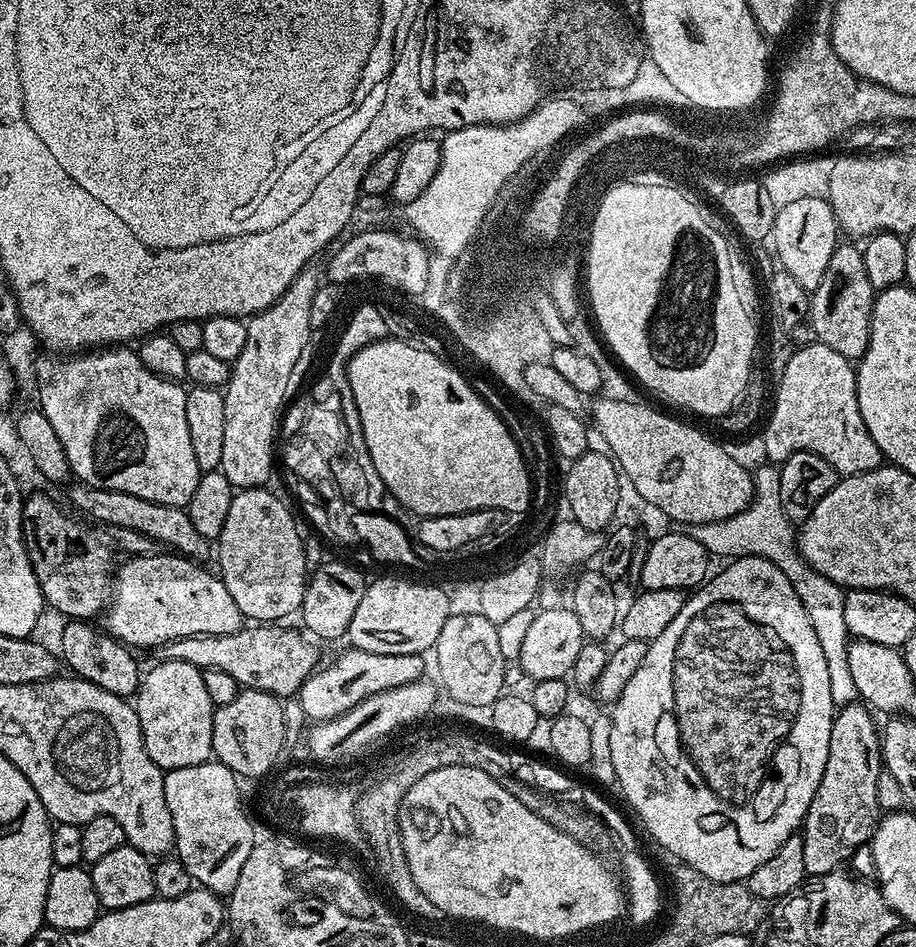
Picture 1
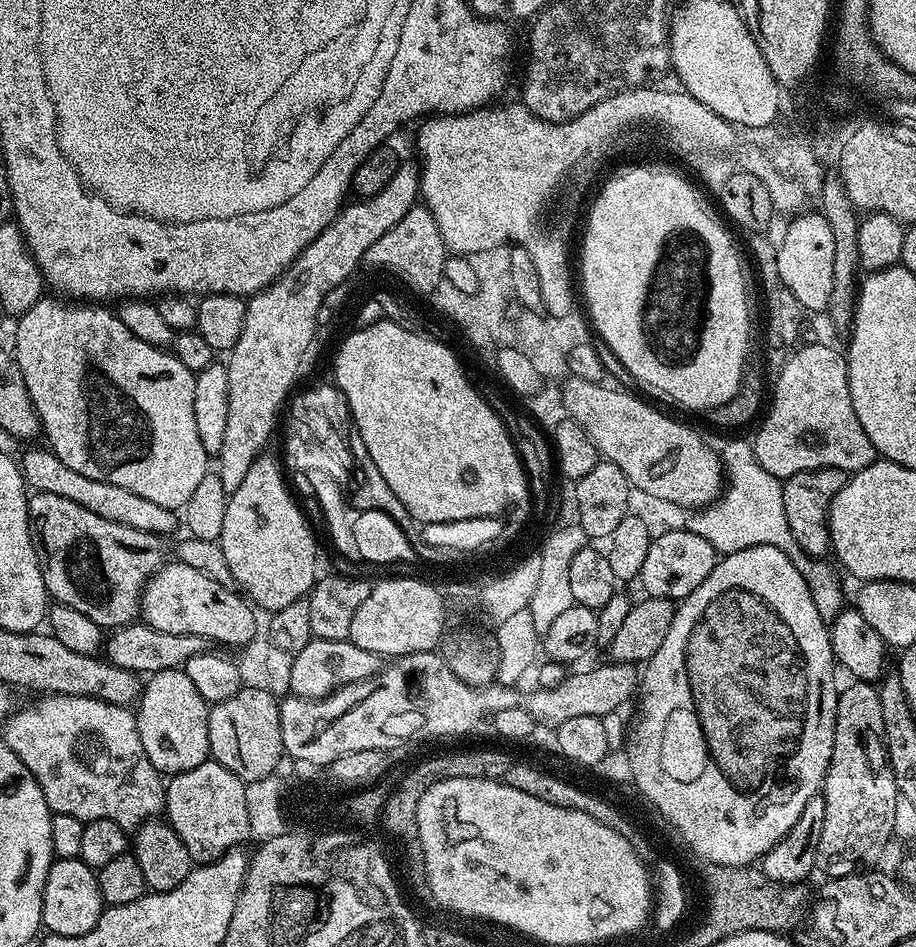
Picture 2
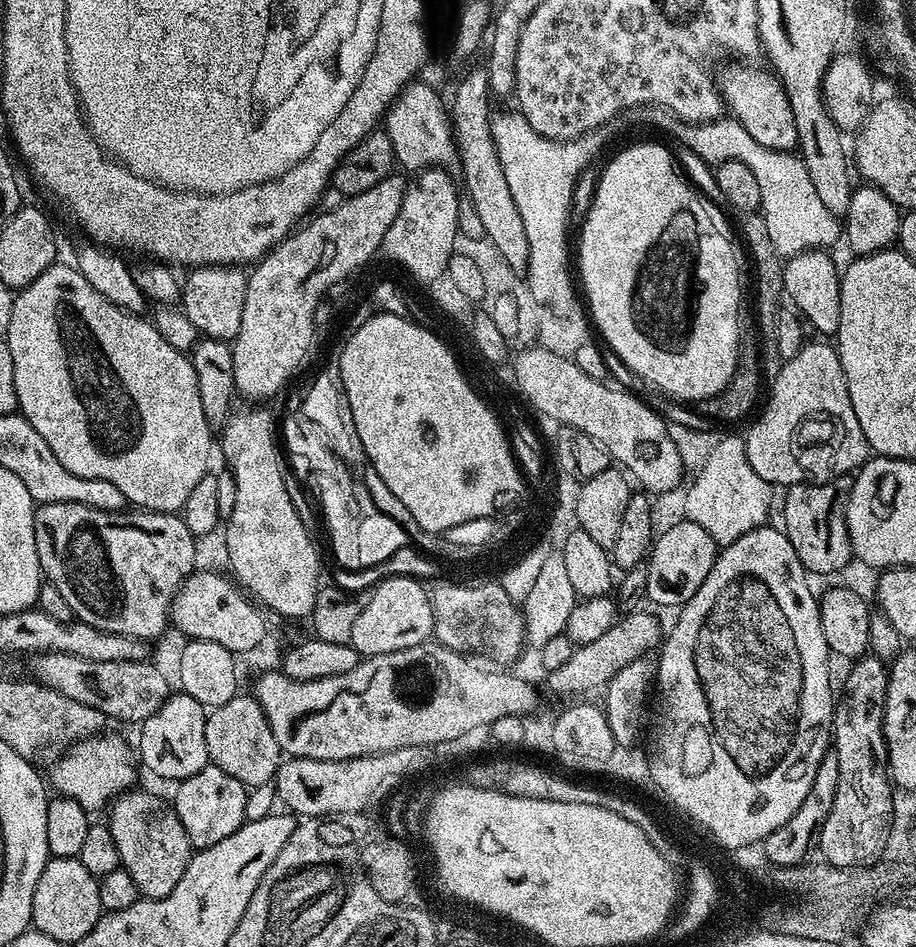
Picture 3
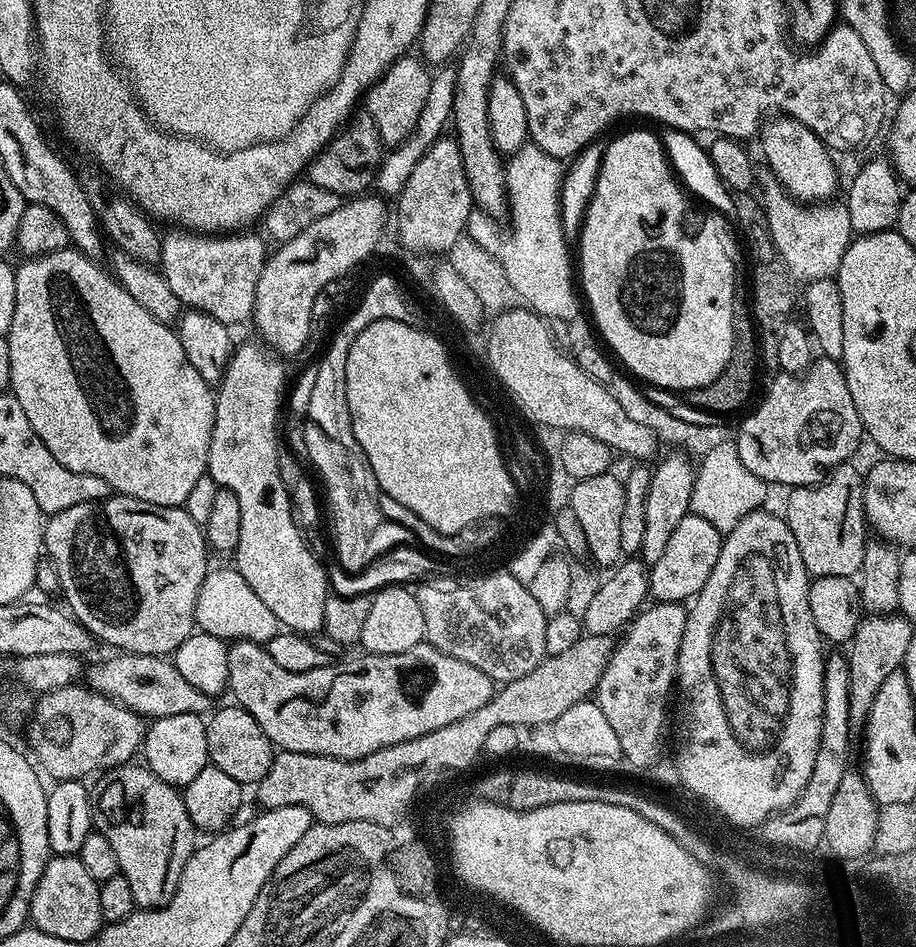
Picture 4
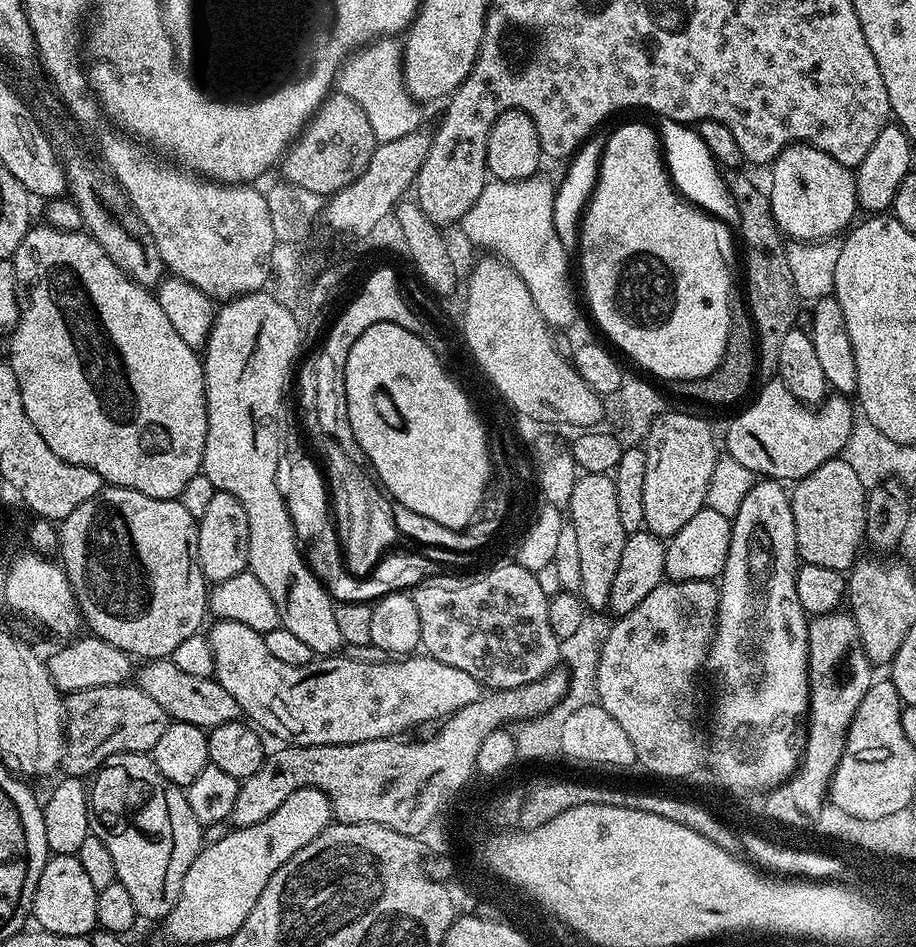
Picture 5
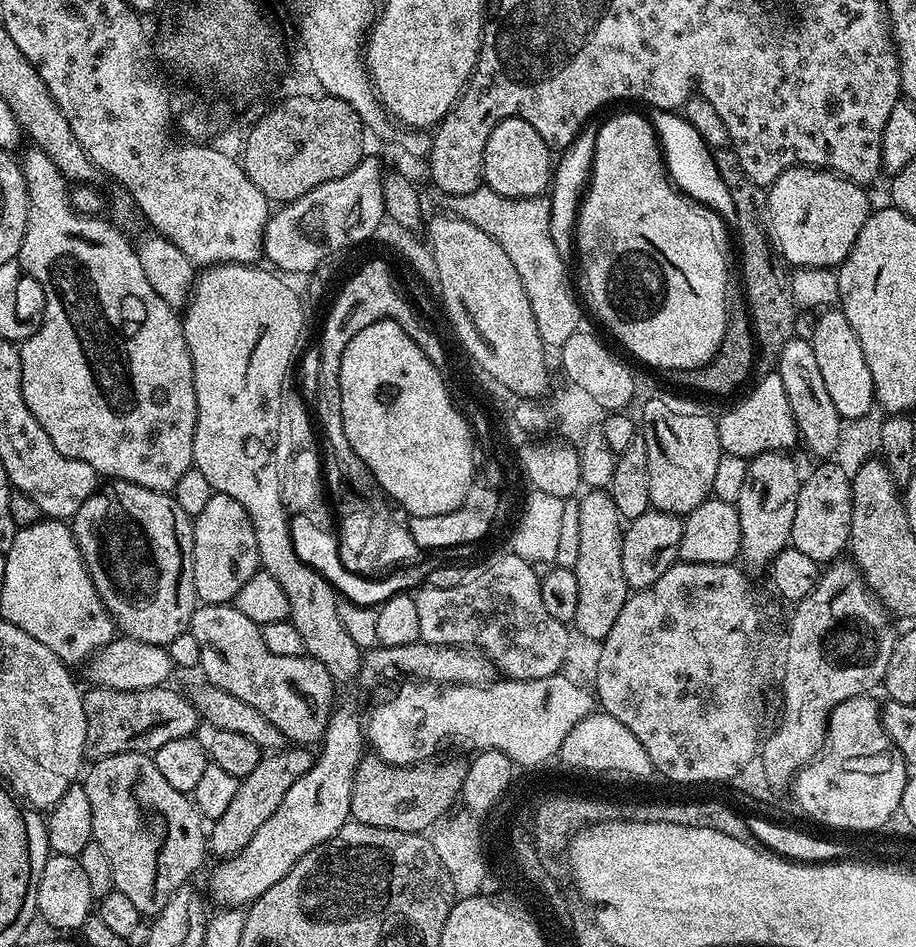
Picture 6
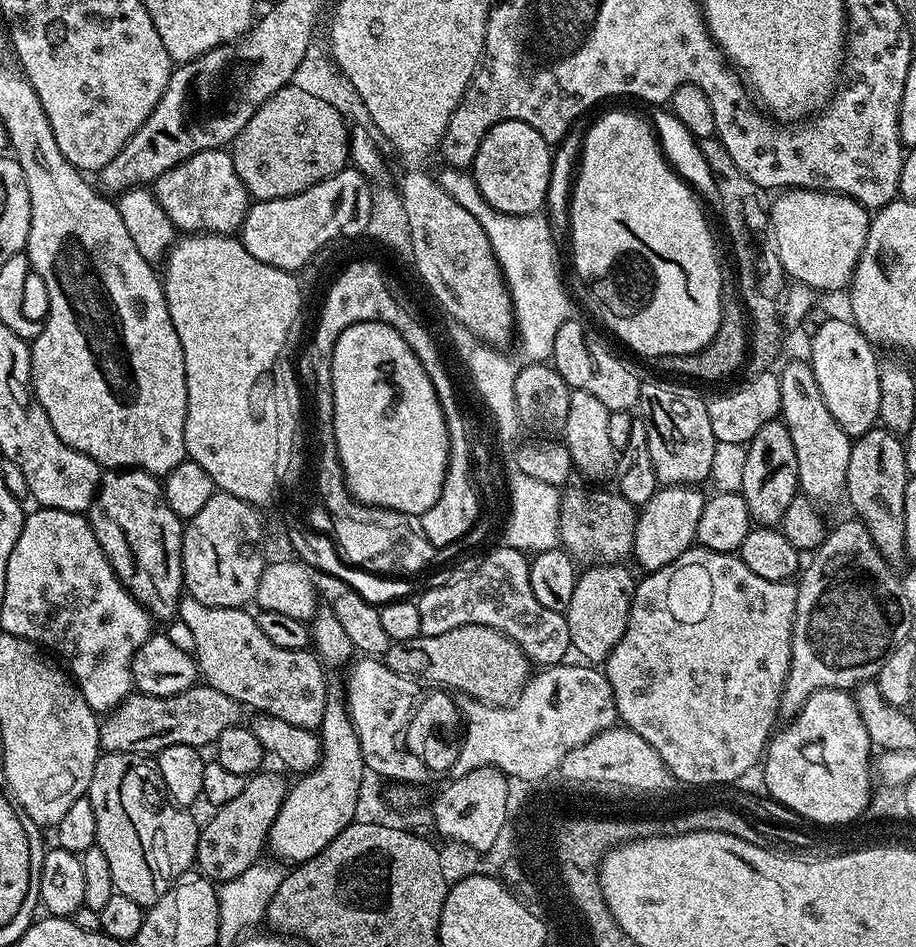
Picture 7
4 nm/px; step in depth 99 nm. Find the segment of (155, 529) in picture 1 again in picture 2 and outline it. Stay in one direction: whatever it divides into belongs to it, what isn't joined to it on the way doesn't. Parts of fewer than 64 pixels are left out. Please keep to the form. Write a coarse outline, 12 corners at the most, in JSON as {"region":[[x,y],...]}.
{"region":[[47,447],[25,454],[29,489],[70,498],[161,538],[173,509],[70,470]]}

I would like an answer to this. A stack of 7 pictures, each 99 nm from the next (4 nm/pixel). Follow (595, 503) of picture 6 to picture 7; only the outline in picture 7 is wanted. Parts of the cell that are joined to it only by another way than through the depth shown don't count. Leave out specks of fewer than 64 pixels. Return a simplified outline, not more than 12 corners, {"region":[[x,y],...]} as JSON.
{"region":[[620,562],[576,577],[572,648],[607,660],[626,630],[637,581]]}

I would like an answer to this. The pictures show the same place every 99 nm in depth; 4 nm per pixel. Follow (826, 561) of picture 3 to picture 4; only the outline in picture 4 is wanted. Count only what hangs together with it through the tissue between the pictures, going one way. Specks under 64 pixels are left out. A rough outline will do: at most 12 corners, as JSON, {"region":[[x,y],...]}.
{"region":[[839,464],[787,493],[809,577],[855,577],[864,476]]}

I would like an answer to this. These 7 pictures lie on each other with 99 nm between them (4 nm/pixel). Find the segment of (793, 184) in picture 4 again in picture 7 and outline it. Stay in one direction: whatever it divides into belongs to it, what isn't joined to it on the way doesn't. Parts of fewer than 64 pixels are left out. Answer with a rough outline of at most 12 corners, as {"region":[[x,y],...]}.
{"region":[[838,192],[771,201],[774,251],[795,283],[847,289],[869,209]]}

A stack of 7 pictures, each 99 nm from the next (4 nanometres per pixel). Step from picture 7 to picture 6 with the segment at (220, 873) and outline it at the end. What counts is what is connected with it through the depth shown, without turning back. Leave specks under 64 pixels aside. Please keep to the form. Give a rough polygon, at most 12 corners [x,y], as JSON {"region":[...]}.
{"region":[[304,746],[261,755],[242,777],[206,848],[216,858],[244,849],[312,768]]}

